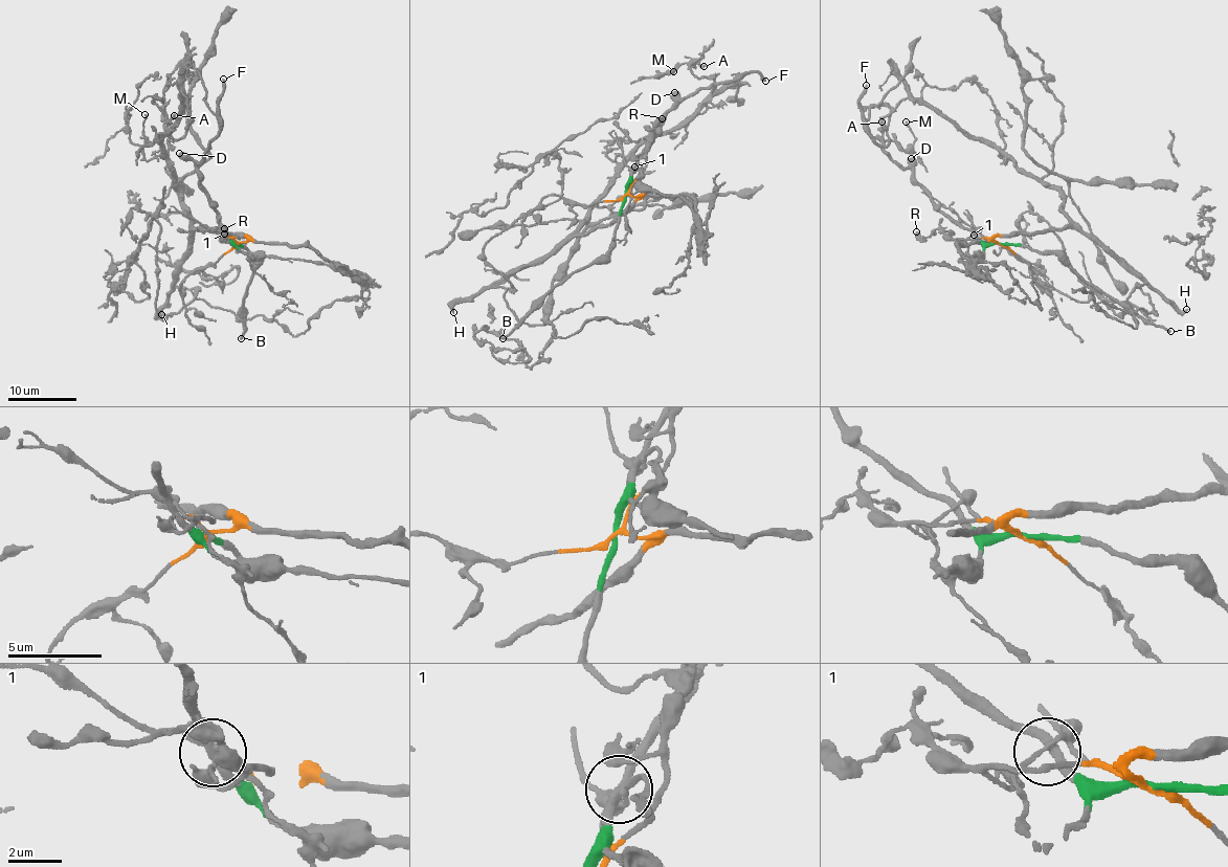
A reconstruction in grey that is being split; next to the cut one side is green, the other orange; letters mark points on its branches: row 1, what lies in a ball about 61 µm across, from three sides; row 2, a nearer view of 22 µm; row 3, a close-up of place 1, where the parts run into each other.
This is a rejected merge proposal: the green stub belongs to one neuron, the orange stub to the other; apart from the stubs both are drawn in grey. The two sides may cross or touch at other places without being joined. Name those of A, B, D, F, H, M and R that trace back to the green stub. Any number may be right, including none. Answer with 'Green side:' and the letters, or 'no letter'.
Green side: B, D, F

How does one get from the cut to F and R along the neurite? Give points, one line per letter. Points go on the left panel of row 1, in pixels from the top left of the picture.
F: (236, 243), (228, 241), (217, 222), (217, 215), (199, 180), (197, 165), (218, 135), (220, 94), (224, 80)
R: (236, 245), (235, 238), (238, 237), (227, 236), (222, 226), (223, 234), (224, 227)

